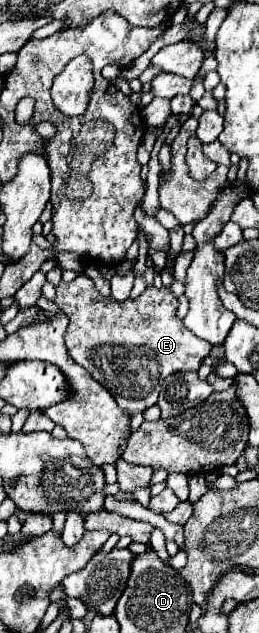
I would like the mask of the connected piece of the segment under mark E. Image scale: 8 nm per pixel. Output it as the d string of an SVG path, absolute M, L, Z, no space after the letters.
M77 275L70 283L61 280L56 286L54 302L69 317L65 333L69 355L115 397L117 405L129 417L157 403L167 375L197 371L211 351L207 341L193 335L175 319L179 301L169 287L147 287L137 299L115 301L103 299L87 275Z

